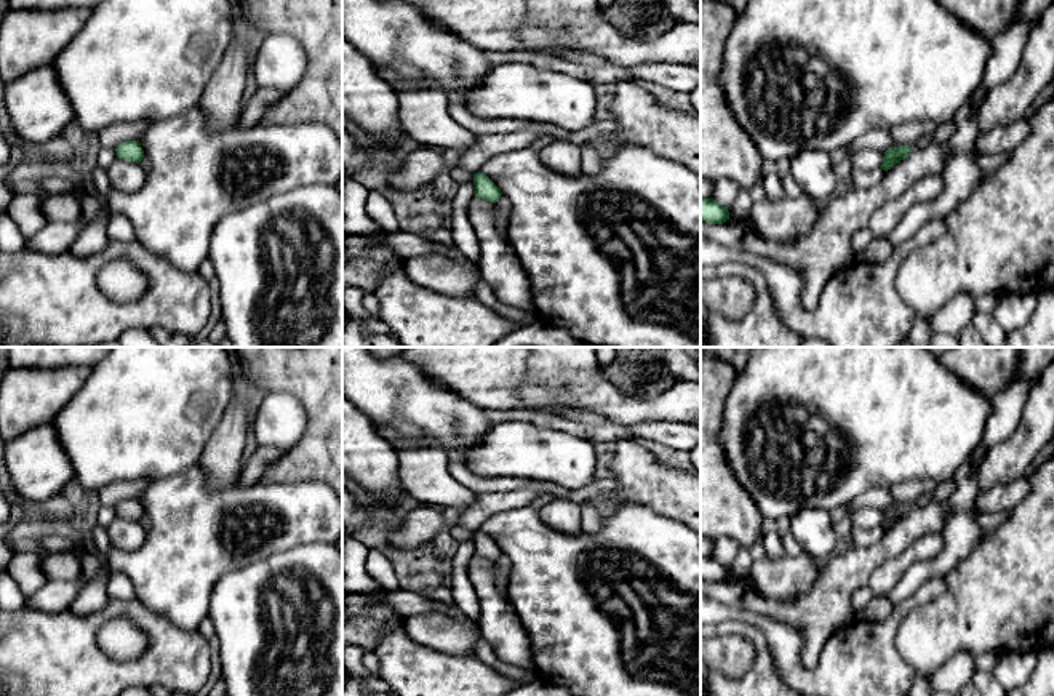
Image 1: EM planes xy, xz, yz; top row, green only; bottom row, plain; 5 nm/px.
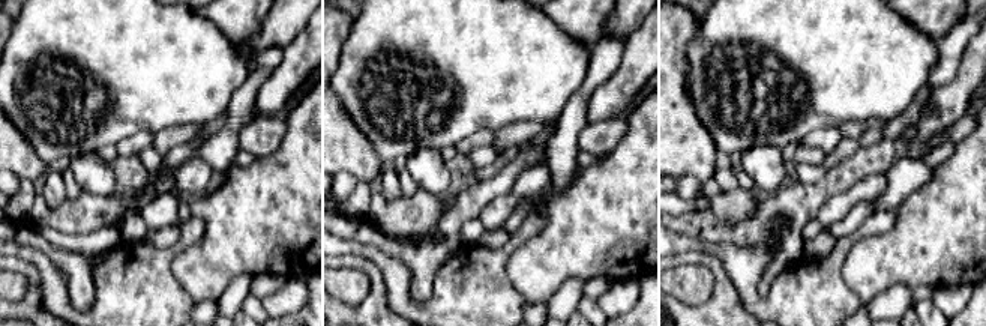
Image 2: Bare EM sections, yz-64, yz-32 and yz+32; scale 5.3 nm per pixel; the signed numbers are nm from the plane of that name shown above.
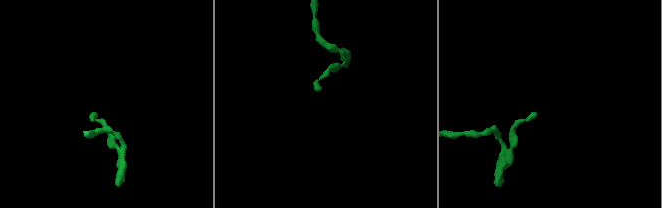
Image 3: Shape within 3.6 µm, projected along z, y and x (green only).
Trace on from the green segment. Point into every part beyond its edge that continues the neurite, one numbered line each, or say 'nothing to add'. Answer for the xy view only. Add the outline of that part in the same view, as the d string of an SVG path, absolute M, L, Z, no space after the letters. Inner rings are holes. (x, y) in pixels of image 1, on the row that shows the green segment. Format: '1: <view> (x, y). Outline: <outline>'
nothing to add

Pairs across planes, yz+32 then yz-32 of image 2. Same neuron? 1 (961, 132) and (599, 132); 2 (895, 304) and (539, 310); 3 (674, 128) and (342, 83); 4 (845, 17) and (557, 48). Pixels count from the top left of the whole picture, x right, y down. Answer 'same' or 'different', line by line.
1: same
2: different
3: different
4: same

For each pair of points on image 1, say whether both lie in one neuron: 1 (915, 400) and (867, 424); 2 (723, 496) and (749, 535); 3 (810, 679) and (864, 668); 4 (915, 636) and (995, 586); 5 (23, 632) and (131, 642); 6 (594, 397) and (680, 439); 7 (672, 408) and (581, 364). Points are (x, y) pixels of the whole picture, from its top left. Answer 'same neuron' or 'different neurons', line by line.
1: same neuron
2: same neuron
3: same neuron
4: same neuron
5: different neurons
6: different neurons
7: same neuron

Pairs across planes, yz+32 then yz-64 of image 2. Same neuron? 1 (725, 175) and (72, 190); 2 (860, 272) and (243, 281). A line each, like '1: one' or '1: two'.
1: two
2: two

